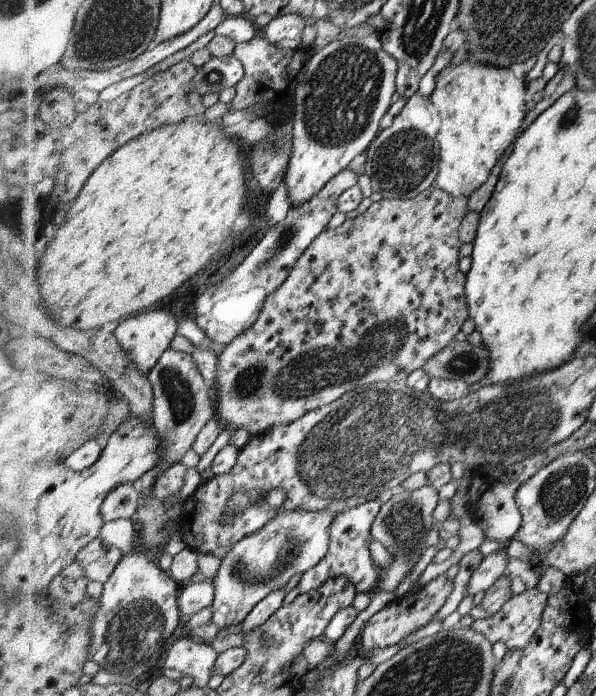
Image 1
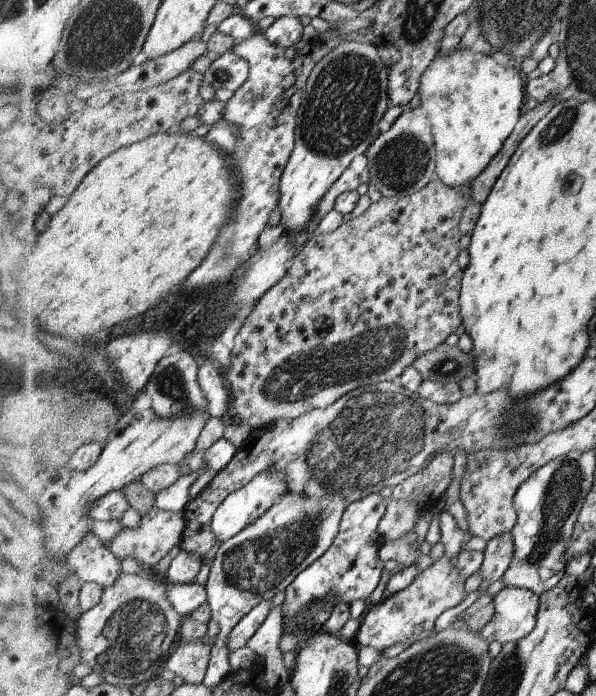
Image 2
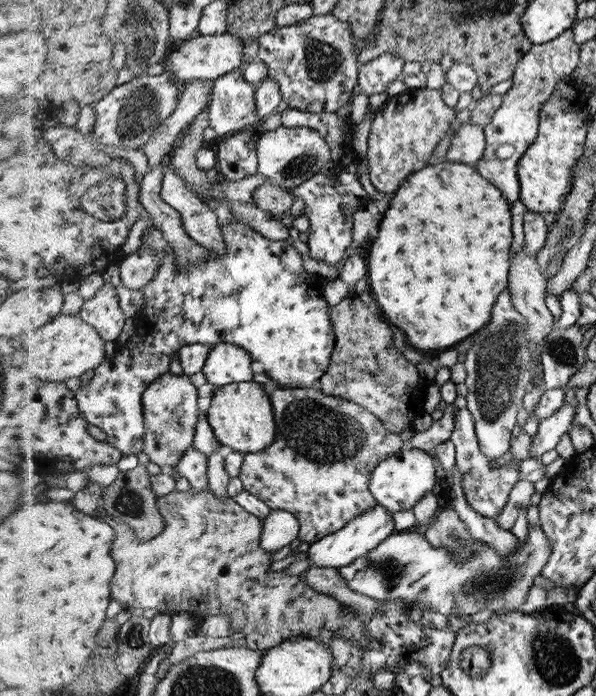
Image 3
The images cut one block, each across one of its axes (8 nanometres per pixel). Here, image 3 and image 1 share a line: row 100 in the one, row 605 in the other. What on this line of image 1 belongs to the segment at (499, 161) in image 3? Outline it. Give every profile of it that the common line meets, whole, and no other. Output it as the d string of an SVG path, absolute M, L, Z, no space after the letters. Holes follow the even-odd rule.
M536 586L531 590L528 588L522 594L513 594L494 615L474 621L471 628L481 633L492 644L504 642L508 650L522 650L524 646L528 646L528 642L531 642L532 636L540 628L546 604L548 604L548 594L540 592Z

